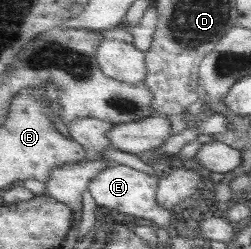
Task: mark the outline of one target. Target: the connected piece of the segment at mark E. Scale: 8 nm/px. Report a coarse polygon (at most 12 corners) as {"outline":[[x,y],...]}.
{"outline":[[114,164],[88,184],[96,205],[172,230],[158,177]]}

